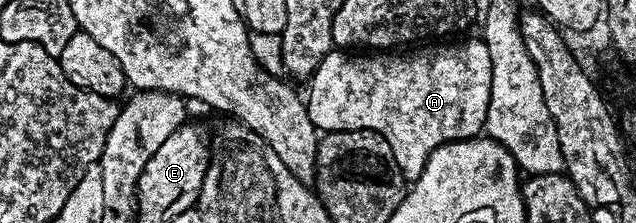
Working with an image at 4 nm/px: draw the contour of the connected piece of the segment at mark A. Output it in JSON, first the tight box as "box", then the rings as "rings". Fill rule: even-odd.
{"box":[306,39,492,183],"rings":[[[475,39],[463,45],[446,45],[427,53],[410,51],[378,51],[373,55],[351,55],[346,51],[331,51],[309,78],[310,97],[306,110],[315,130],[340,133],[372,127],[374,132],[392,136],[395,150],[400,151],[402,176],[413,183],[424,171],[432,151],[449,141],[466,141],[485,130],[488,99],[492,91],[492,59],[485,41]]]}

